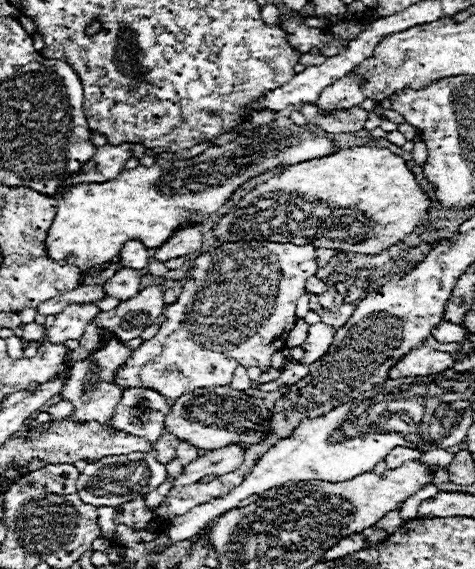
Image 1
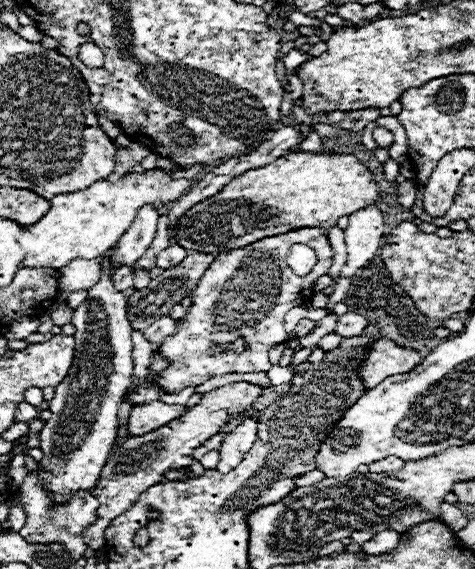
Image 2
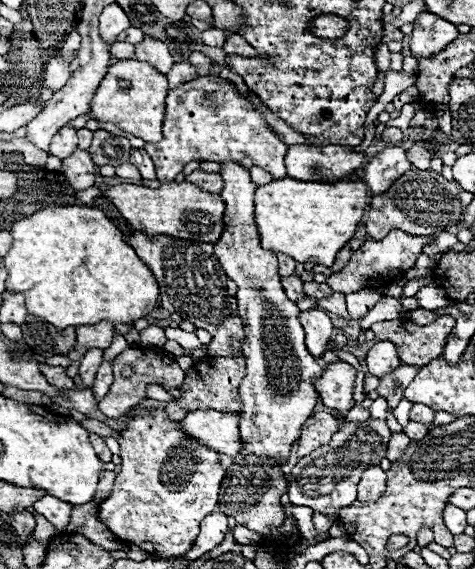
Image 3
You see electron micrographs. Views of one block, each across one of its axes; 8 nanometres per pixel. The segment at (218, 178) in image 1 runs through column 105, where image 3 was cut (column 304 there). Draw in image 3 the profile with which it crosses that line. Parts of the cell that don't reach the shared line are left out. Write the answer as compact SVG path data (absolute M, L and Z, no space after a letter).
M354 174L336 184L274 180L256 188L254 220L266 250L286 254L296 262L332 266L336 254L354 236L368 206L368 186Z

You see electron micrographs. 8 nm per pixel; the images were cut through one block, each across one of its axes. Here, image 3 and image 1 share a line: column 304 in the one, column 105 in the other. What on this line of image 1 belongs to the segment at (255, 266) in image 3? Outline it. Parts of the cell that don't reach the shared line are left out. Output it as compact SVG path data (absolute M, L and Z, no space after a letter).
M112 338L98 352L92 352L86 360L72 366L66 388L62 388L60 394L64 396L64 400L74 404L74 412L72 412L74 420L78 422L98 420L100 424L104 424L106 420L112 420L114 408L118 406L118 400L122 396L122 388L114 384L114 372L118 370L118 366L122 366L130 358L130 352L132 350L128 350L124 344Z

